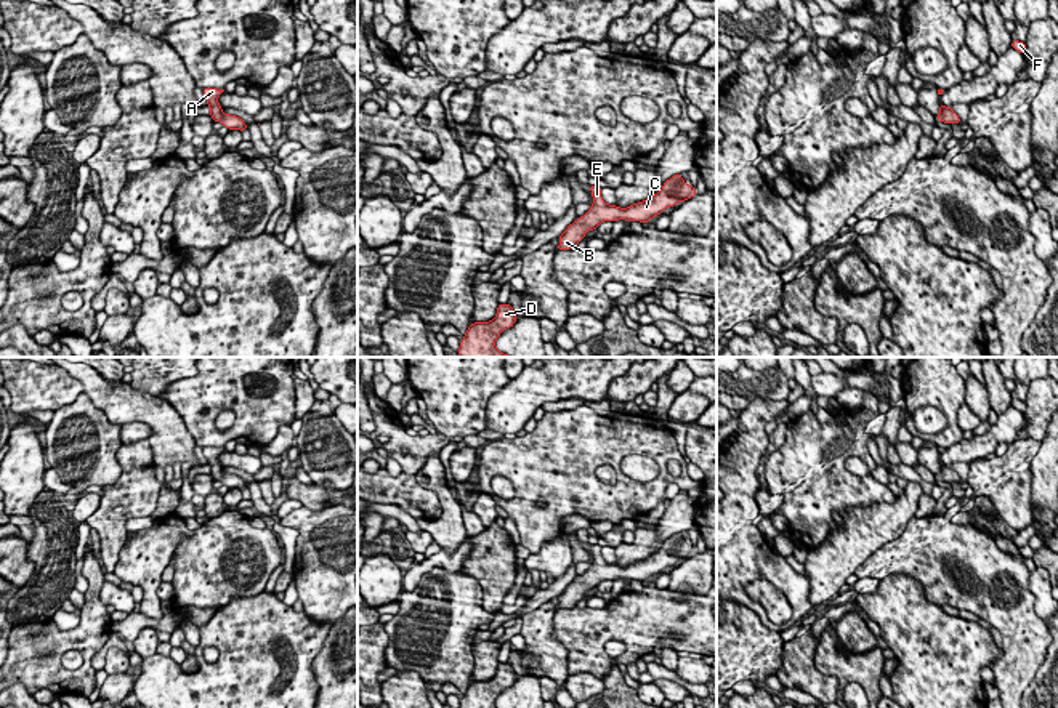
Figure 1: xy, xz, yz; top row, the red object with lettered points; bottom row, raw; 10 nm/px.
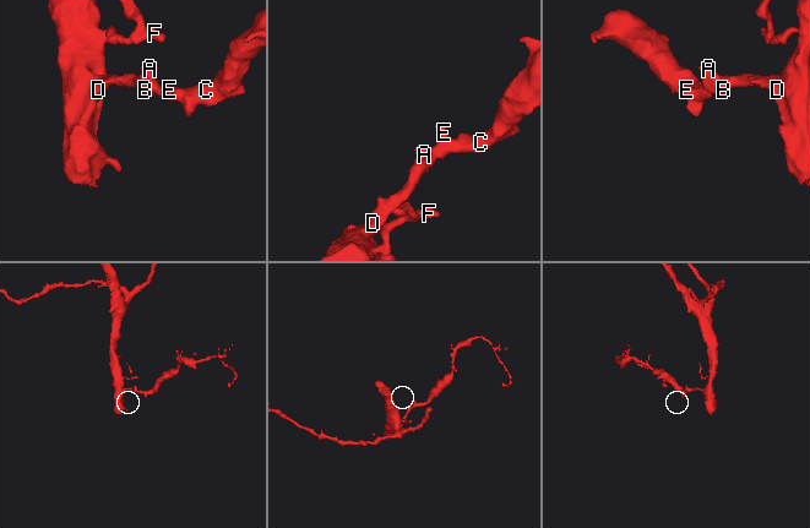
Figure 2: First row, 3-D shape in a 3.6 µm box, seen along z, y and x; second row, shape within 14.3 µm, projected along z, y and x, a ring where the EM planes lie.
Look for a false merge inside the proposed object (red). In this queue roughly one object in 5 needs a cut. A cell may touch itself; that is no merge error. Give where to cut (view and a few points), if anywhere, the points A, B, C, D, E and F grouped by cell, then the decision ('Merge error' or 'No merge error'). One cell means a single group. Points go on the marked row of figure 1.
No split. Groups: A B C D E F. No merge error

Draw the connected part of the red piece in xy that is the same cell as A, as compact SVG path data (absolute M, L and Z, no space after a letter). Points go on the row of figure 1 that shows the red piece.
M204 88L204 98L207 99L207 106L210 107L210 117L213 119L213 122L221 122L223 127L226 127L228 130L248 130L248 127L244 123L242 119L239 119L237 115L226 115L223 112L223 107L218 103L218 96L223 93L224 90L216 90L216 88Z

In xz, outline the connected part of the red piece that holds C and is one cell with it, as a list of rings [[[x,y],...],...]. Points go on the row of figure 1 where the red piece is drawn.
[[[675,175],[662,184],[662,189],[649,199],[633,203],[627,208],[608,205],[601,197],[600,186],[588,186],[592,191],[593,203],[590,210],[575,219],[558,237],[558,250],[575,248],[584,240],[587,231],[595,231],[604,221],[640,221],[648,223],[654,216],[660,215],[665,208],[675,207],[678,202],[689,200],[697,194],[694,186],[684,183],[681,175]]]

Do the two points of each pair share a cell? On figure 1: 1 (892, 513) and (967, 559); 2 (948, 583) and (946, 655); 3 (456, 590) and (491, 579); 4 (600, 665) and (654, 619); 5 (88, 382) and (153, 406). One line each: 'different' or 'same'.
1: different
2: different
3: different
4: same
5: same

